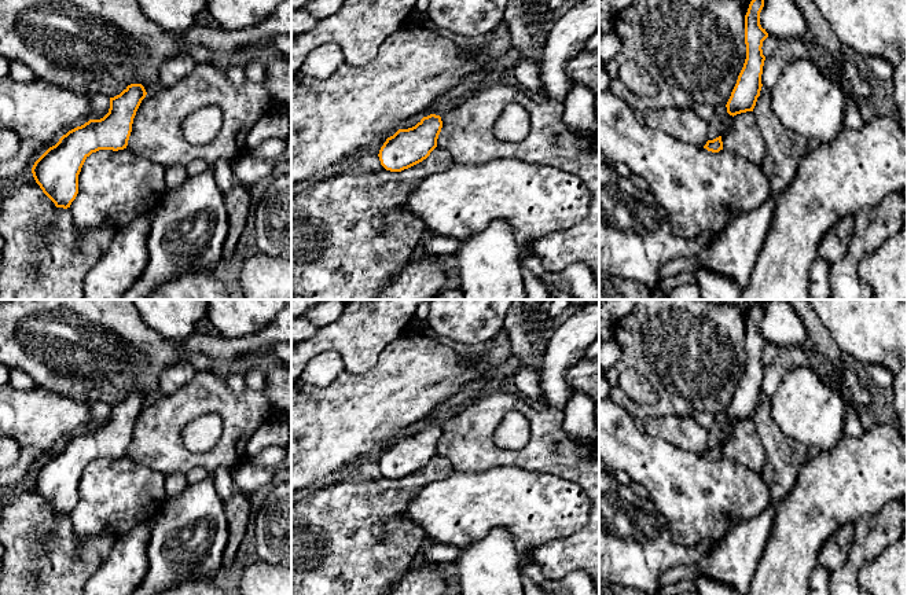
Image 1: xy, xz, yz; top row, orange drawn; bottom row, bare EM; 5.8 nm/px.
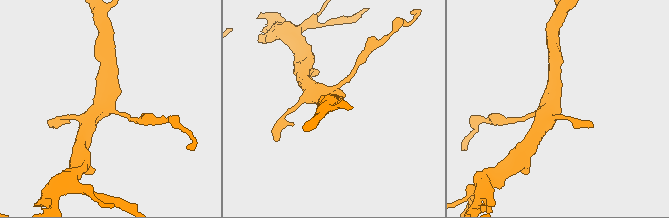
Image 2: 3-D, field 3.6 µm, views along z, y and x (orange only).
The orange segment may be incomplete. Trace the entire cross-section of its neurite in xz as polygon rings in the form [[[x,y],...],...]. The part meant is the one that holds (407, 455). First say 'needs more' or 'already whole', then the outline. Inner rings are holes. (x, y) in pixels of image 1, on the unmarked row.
already whole; [[[430,422],[412,436],[399,437],[381,455],[381,473],[386,478],[401,480],[422,470],[437,455],[441,436],[441,425]]]

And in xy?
already whole; [[[142,392],[128,393],[120,403],[110,405],[109,420],[100,427],[89,427],[63,442],[33,473],[32,481],[43,500],[56,515],[67,517],[78,502],[78,482],[85,467],[99,458],[124,458],[132,440],[136,419],[147,400]]]

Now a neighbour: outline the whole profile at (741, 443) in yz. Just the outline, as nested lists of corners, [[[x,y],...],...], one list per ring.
[[[753,419],[723,425],[723,458],[734,460],[752,471],[760,473],[767,462],[767,453],[756,431]]]

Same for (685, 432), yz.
[[[693,415],[646,418],[642,420],[642,429],[651,437],[665,440],[697,455],[705,453],[708,449],[709,431]]]

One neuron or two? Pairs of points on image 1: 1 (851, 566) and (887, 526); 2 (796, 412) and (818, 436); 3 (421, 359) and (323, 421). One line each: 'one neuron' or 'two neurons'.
1: one neuron
2: one neuron
3: one neuron

